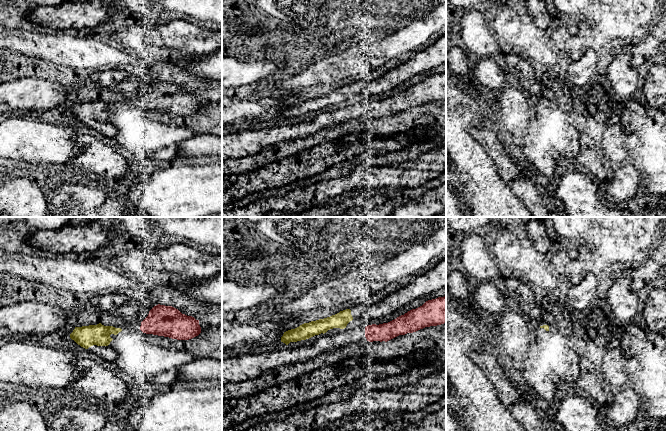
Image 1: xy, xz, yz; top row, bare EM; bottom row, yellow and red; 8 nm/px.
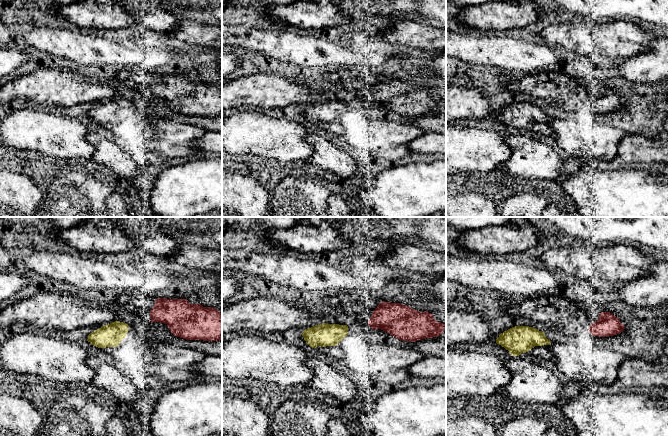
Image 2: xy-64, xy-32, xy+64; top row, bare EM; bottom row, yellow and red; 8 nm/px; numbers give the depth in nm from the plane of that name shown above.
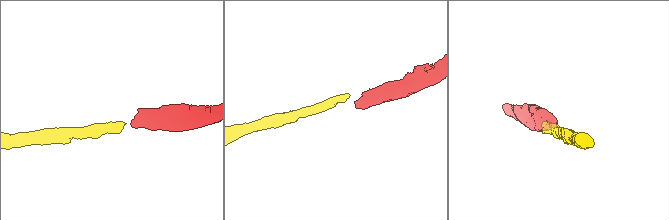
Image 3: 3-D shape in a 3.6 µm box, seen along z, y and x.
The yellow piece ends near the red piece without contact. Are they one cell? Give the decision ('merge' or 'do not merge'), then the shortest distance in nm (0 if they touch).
do not merge; 120 nm apart

